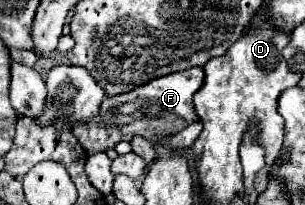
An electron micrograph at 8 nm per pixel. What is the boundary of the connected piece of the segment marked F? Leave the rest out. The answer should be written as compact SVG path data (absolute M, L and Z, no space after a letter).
M189 68L183 72L173 72L155 78L153 82L147 82L145 86L139 86L137 90L131 90L127 94L105 98L99 114L91 118L87 124L75 126L73 134L87 154L103 152L115 146L119 140L131 140L135 134L141 134L151 144L155 144L155 140L161 134L175 134L197 120L193 94L201 88L203 78L205 78L203 68Z

